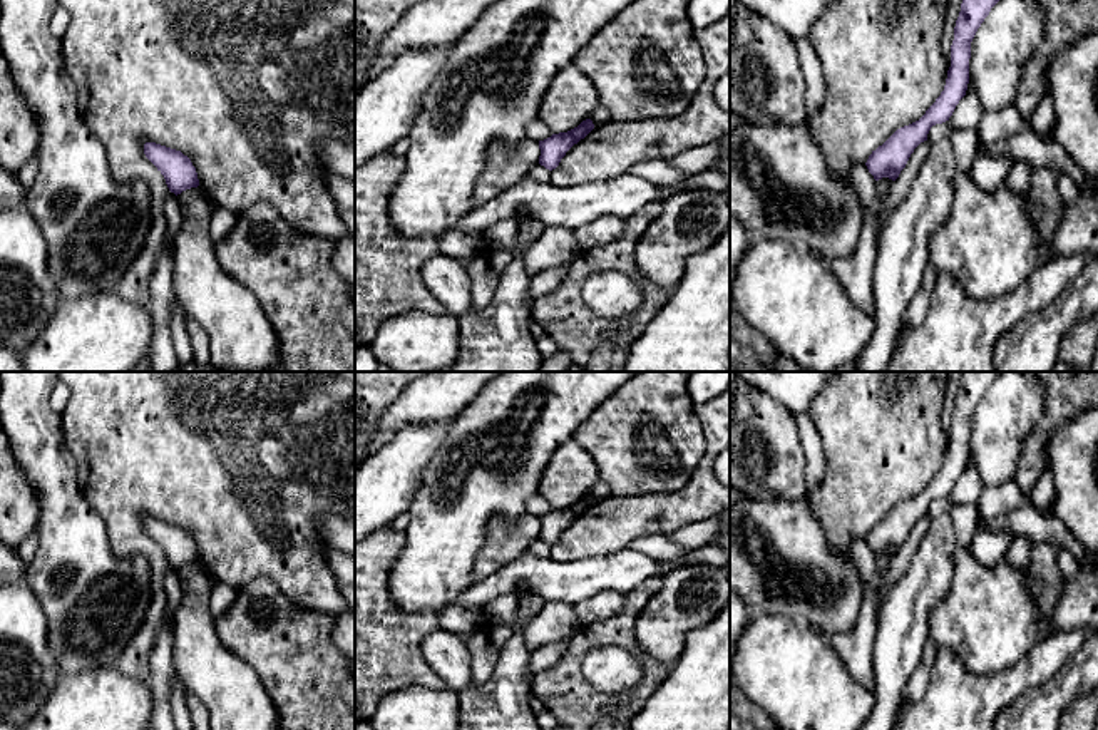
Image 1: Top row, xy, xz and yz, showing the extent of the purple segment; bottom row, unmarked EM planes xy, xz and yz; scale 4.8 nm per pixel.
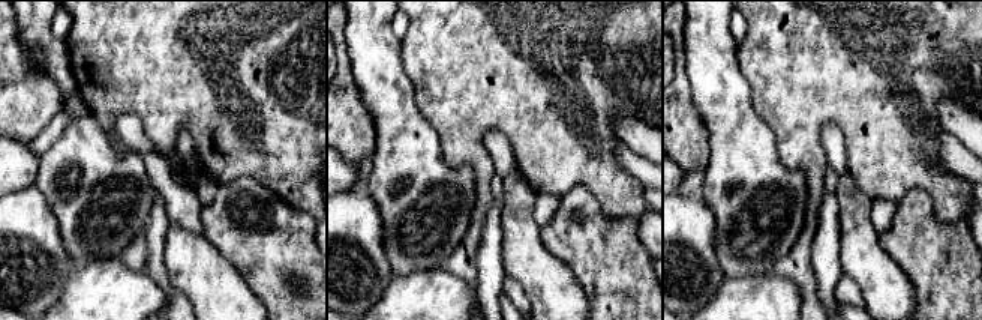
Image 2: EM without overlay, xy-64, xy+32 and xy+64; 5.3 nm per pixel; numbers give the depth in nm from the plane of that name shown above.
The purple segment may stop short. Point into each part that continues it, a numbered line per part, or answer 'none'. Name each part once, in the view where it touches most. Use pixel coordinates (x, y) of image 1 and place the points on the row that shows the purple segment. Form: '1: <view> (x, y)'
none

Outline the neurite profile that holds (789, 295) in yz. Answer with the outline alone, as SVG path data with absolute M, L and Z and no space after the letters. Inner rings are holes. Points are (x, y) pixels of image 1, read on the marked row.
M758 236L750 241L736 275L730 281L730 308L755 328L777 353L810 372L837 372L855 362L875 332L874 315L869 315L849 296L837 275L817 254L787 241Z

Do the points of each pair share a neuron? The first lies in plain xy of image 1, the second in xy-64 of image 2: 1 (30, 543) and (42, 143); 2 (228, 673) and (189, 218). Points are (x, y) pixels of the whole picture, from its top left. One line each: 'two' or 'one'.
1: one
2: two

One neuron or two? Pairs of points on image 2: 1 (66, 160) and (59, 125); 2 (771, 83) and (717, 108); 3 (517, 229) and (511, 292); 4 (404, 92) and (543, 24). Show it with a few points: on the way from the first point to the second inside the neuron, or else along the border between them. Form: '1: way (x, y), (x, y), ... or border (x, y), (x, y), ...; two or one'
1: border (89, 114), (72, 120), (39, 156); two
2: border (738, 59), (751, 104), (766, 123); two
3: border (507, 275), (520, 286), (531, 304); two
4: border (401, 53), (414, 102), (426, 119); two

